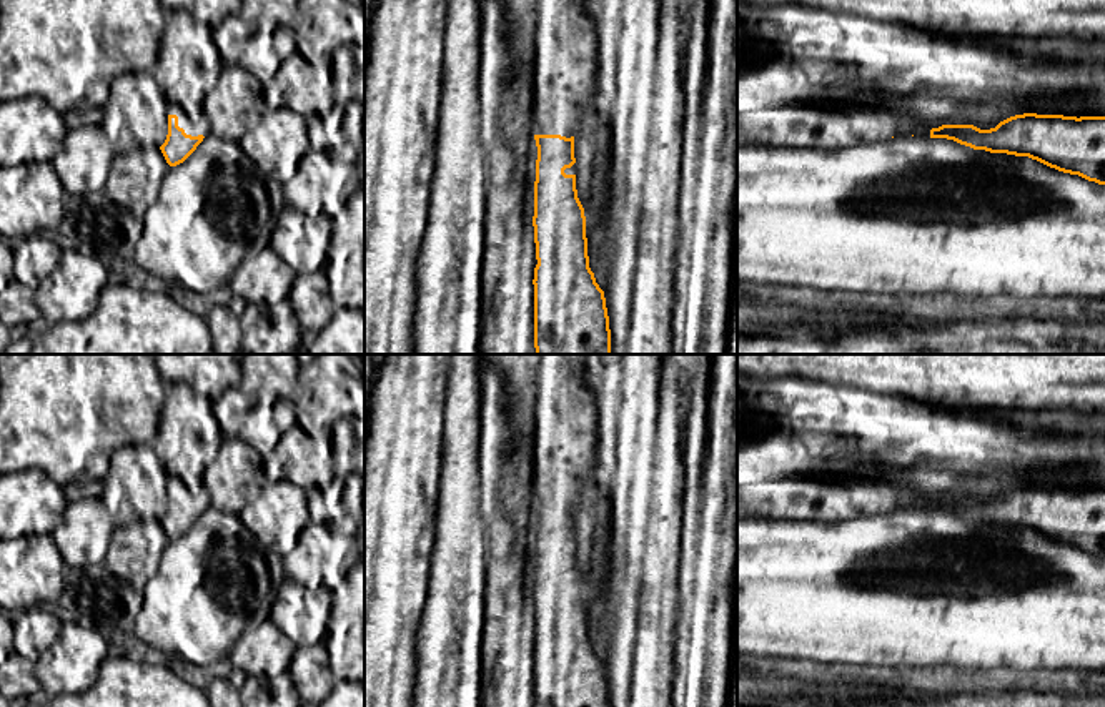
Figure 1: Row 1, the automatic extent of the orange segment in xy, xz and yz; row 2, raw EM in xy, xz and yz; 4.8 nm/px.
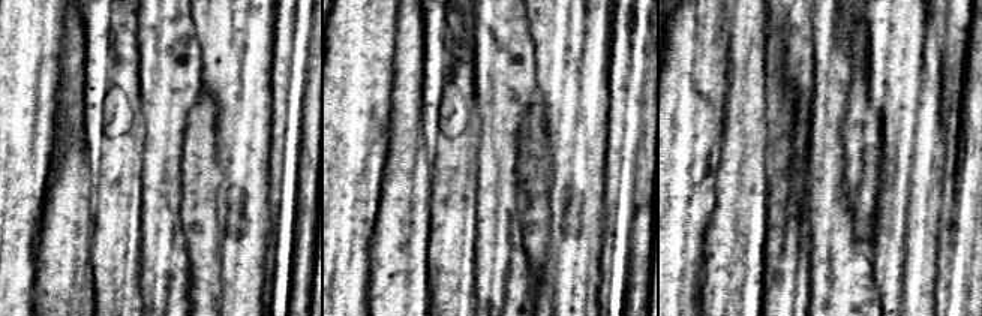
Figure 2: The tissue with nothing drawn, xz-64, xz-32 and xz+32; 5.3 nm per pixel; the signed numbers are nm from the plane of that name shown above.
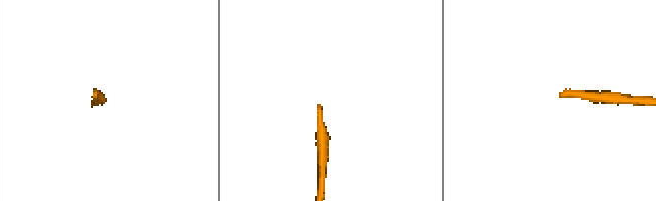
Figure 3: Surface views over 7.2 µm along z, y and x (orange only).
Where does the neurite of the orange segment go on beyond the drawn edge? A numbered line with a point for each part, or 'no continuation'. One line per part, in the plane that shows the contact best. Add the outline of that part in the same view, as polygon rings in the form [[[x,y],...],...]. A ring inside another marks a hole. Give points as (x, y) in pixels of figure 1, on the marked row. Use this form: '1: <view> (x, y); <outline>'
1: xy (190, 115); [[[170,101],[168,115],[178,116],[178,126],[183,128],[186,135],[206,136],[210,133],[210,121],[203,113],[203,105],[198,105],[196,101]]]

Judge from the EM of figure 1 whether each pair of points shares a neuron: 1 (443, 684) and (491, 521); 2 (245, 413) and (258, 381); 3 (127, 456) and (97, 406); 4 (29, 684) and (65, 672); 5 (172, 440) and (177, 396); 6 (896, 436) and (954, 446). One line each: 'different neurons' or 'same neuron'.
1: different neurons
2: different neurons
3: different neurons
4: different neurons
5: same neuron
6: same neuron

